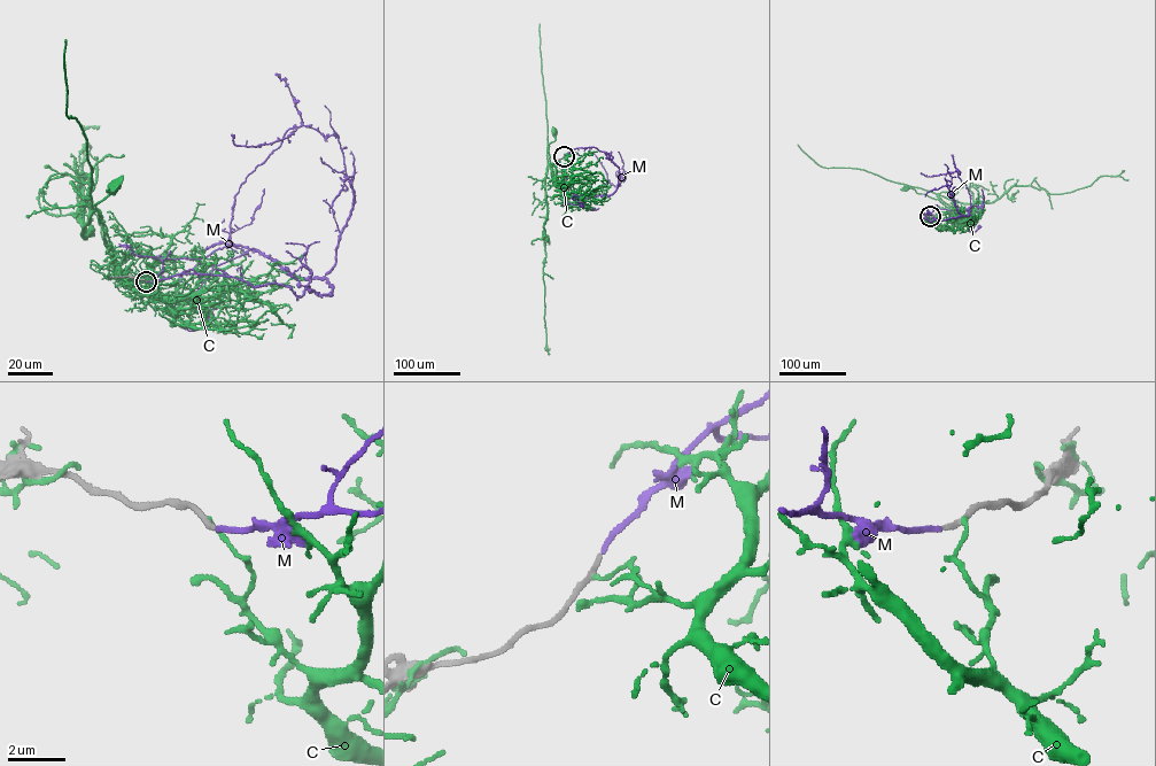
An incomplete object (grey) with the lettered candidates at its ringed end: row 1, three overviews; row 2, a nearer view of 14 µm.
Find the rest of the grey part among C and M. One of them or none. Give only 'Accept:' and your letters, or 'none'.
Accept: M

